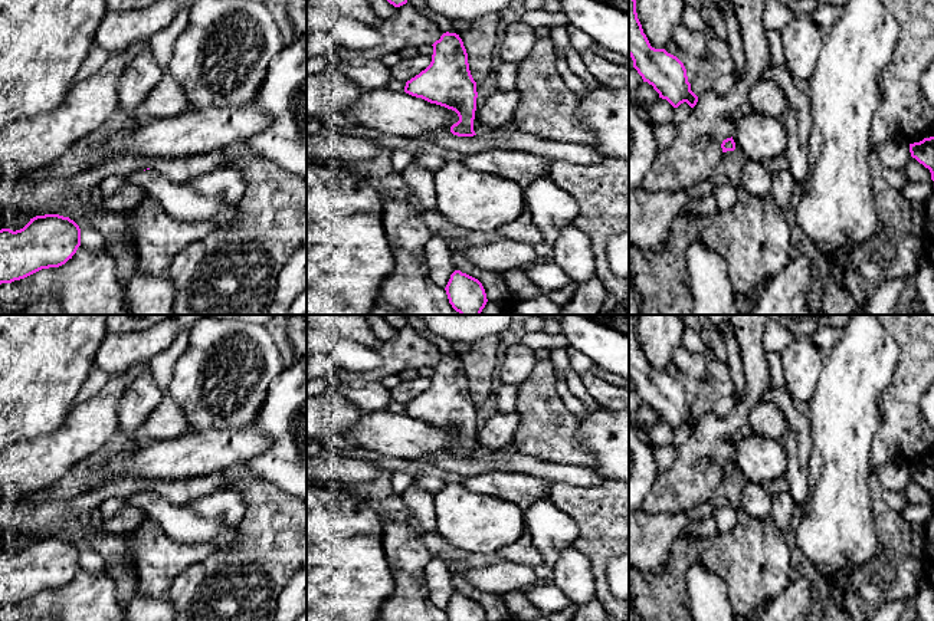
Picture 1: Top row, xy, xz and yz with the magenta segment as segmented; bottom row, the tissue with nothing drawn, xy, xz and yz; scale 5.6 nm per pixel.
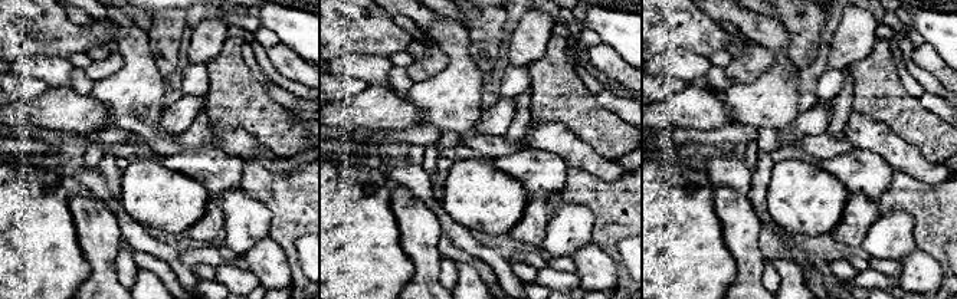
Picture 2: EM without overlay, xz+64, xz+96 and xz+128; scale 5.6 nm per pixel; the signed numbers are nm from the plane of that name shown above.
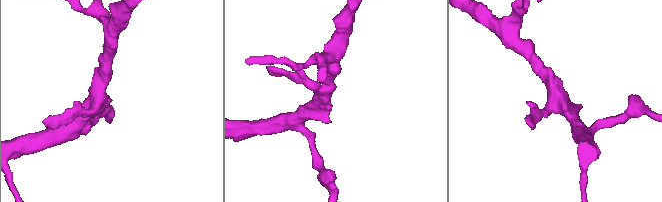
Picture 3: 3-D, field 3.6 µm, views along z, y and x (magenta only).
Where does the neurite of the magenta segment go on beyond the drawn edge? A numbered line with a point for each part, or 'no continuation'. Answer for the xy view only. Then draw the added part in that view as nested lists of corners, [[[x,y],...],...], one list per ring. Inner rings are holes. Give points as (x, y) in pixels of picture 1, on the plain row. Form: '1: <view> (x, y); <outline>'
1: xy (180, 523); [[[157,492],[141,493],[137,502],[148,519],[174,542],[206,545],[213,551],[233,548],[237,540],[236,526],[210,520],[197,515],[190,505],[176,506]]]

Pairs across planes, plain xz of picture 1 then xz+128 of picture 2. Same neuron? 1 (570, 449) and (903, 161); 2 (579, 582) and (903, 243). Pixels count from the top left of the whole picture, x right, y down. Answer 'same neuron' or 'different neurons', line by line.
1: different neurons
2: different neurons

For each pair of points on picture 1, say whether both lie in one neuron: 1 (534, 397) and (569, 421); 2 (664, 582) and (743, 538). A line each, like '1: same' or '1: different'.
1: same
2: same

